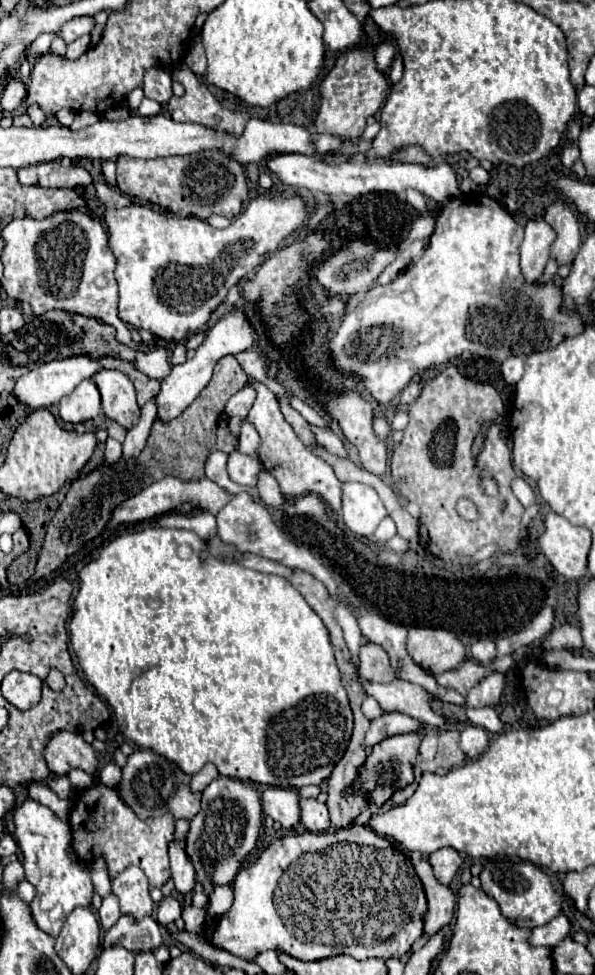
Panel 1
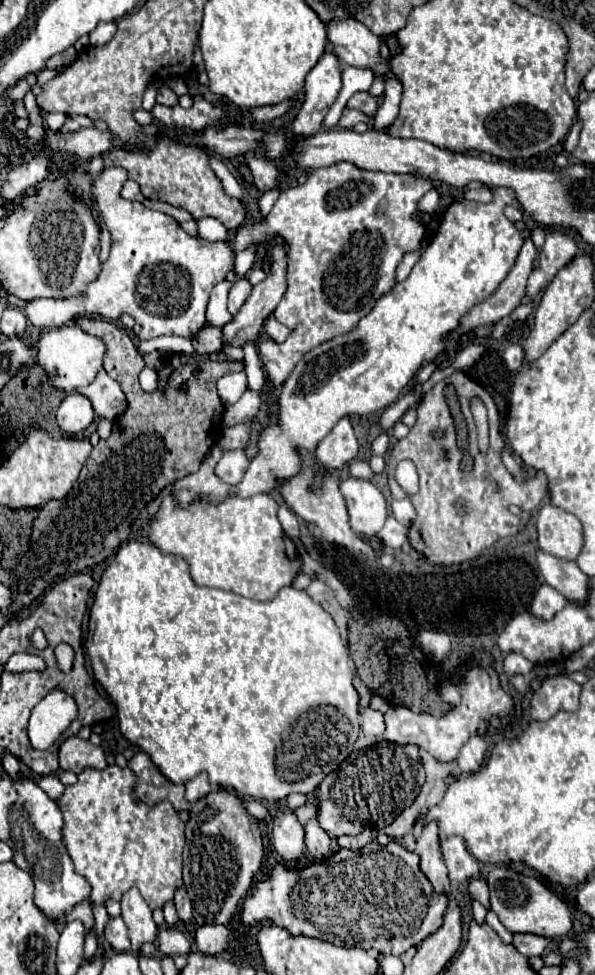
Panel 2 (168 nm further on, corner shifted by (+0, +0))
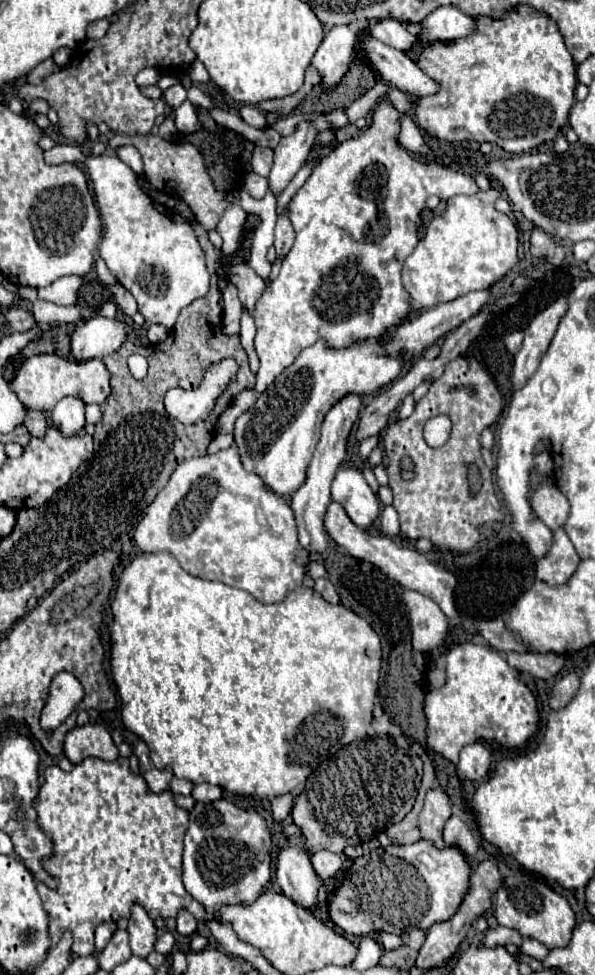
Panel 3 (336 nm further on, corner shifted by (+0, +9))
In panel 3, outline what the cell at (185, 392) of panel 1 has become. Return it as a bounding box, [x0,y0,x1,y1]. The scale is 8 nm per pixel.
[274,211,296,257]

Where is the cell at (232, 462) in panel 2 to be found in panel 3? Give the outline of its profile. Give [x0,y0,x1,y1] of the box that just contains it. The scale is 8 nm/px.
[134,445,310,603]

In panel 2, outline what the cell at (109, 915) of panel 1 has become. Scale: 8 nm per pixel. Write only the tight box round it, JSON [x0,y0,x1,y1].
[104,916,130,952]

